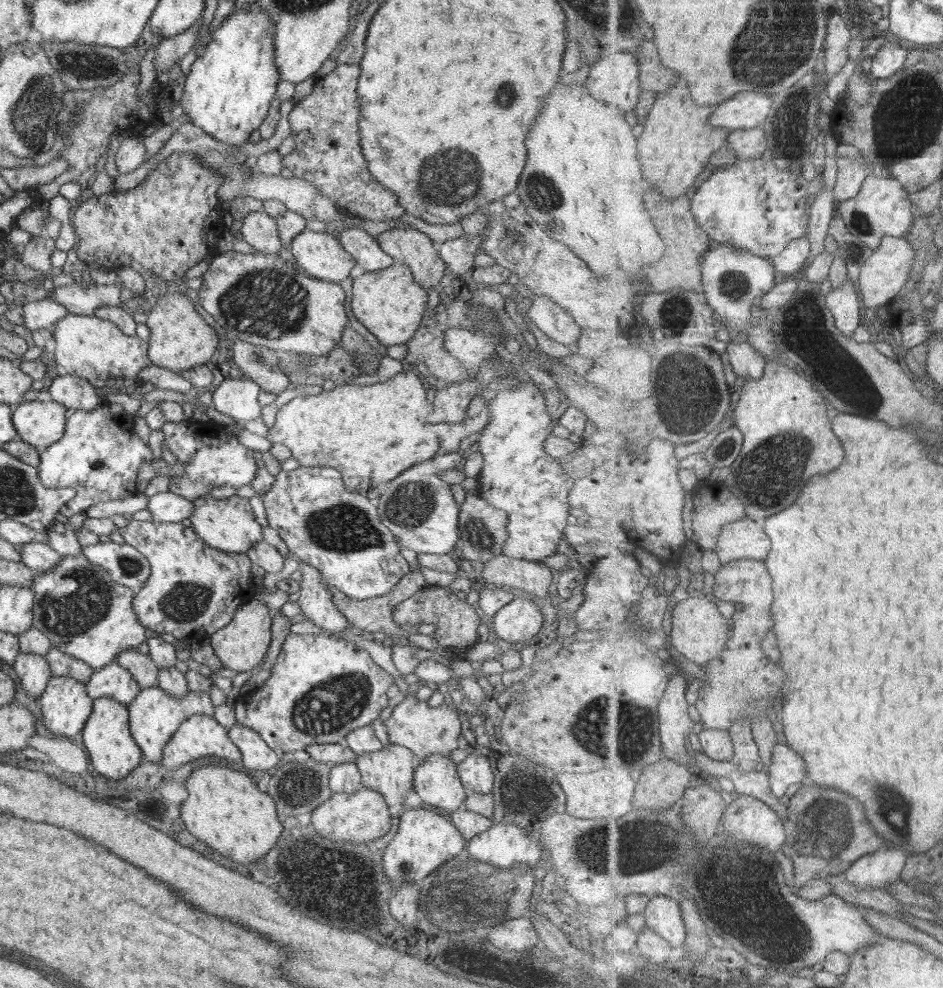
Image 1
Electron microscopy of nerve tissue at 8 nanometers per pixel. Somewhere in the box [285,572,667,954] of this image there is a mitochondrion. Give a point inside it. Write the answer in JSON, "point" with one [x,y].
{"point":[467,895]}

